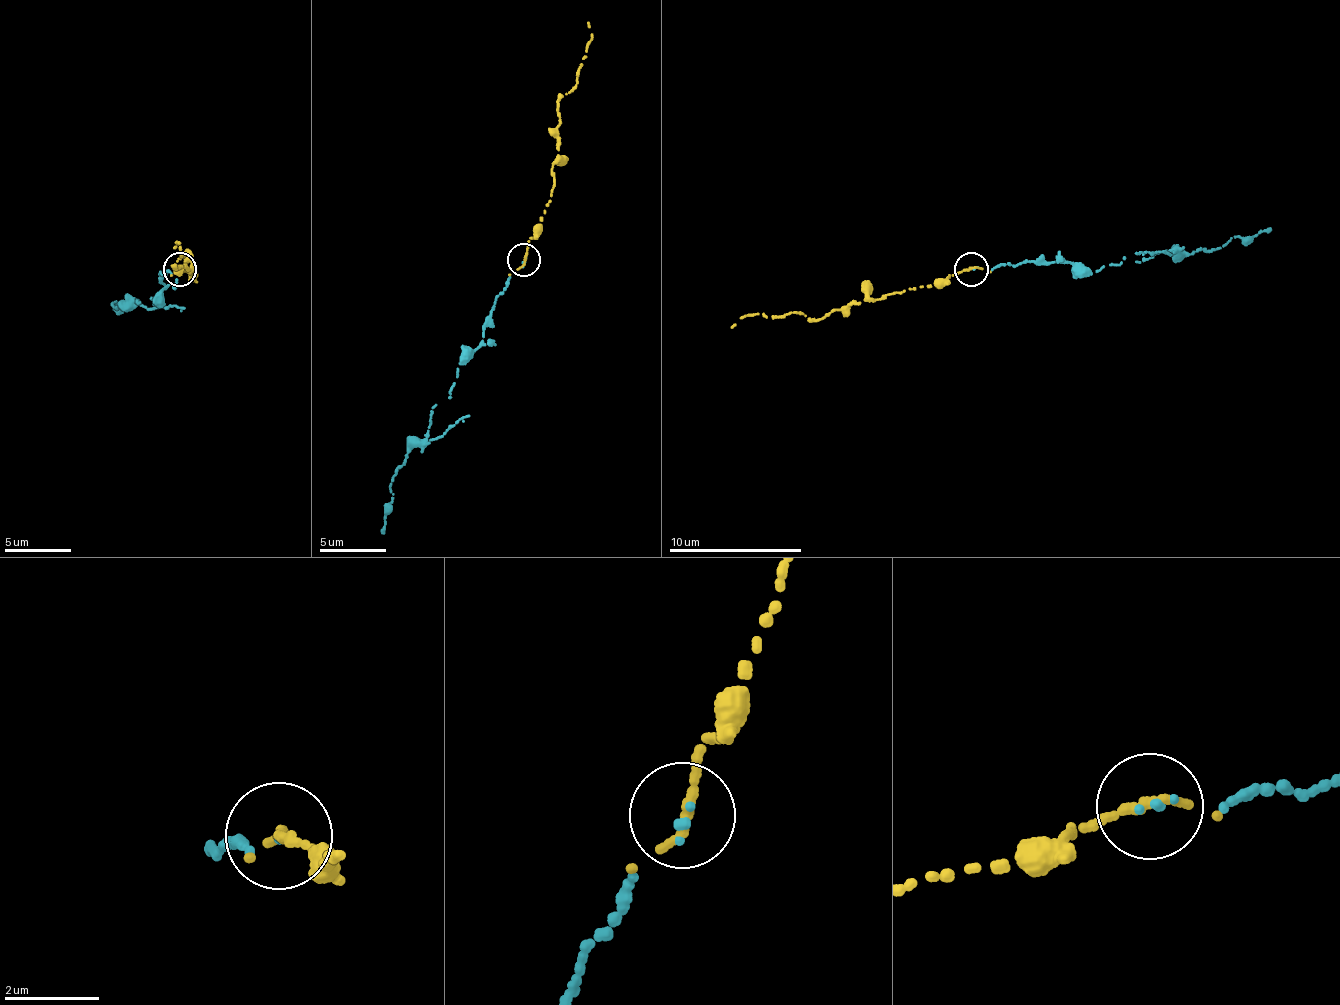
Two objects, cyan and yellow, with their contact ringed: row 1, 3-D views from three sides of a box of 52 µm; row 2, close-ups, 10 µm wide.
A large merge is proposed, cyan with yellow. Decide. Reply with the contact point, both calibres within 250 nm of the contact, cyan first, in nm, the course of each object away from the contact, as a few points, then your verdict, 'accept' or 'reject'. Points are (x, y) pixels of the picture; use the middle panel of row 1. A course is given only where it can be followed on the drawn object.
(523, 260) | 140/240 nm | cyan via (524, 262), (448, 399), (433, 407), (428, 430), (407, 450), (392, 479), (383, 535) | yellow via (524, 258), (552, 190), (558, 100), (578, 82), (591, 35), (587, 22) | accept

